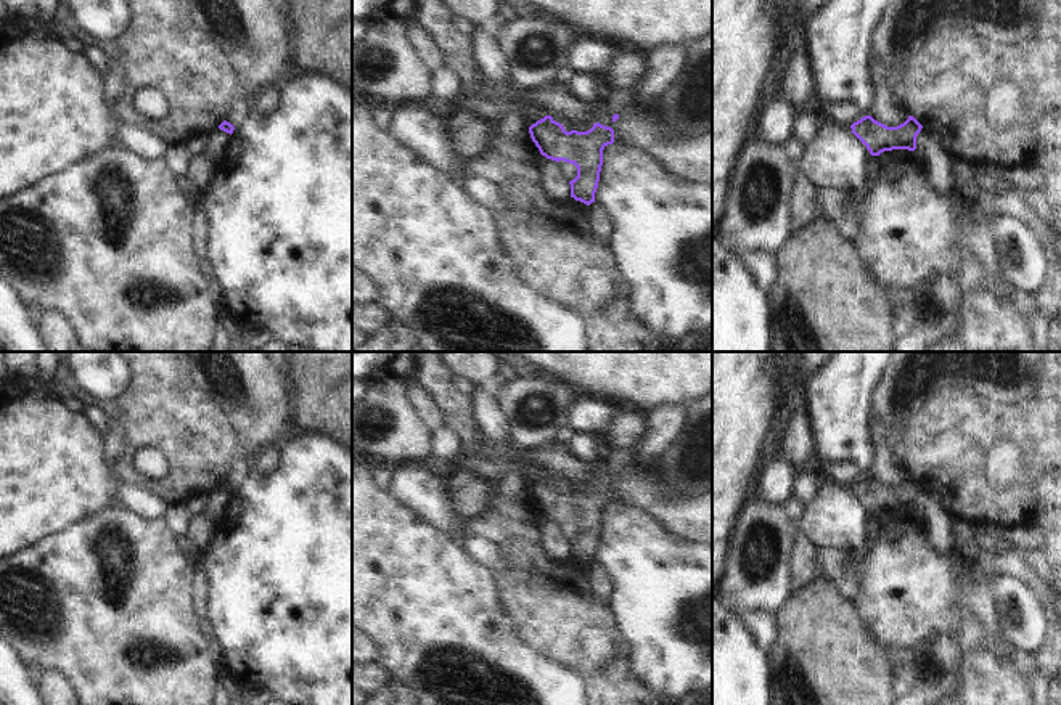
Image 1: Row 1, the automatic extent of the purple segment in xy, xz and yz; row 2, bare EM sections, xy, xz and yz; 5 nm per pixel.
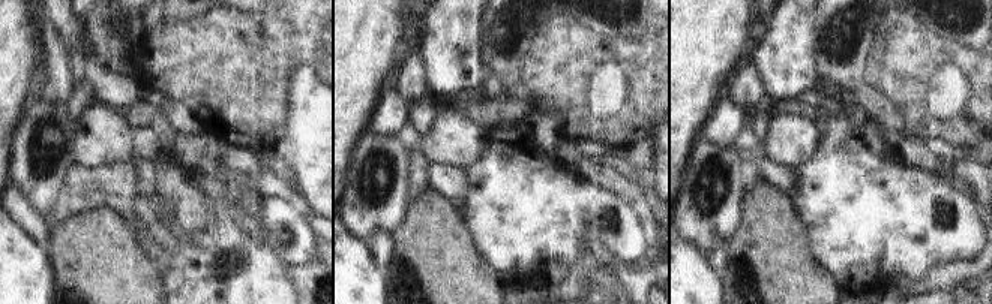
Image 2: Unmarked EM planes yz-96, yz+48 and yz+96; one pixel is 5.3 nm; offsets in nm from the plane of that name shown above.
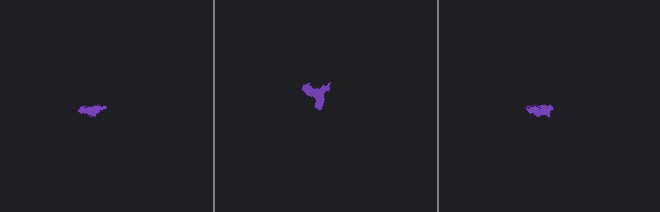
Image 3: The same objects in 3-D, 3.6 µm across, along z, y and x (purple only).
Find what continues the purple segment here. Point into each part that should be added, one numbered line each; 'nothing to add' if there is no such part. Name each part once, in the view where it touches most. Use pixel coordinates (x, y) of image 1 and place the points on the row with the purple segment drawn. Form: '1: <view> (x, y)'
1: xz (613, 101)

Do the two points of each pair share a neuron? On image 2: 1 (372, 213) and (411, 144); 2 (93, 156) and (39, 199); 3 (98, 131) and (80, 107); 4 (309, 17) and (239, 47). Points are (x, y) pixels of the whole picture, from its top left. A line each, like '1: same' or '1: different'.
1: different
2: different
3: different
4: same

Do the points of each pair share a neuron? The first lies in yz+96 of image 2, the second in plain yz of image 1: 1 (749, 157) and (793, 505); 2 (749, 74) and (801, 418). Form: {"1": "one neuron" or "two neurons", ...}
{"1": "one neuron", "2": "one neuron"}

